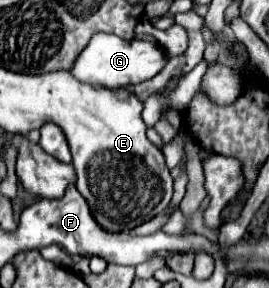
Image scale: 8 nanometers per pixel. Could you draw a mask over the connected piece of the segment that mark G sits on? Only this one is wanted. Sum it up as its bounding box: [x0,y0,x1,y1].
[71,34,167,88]

